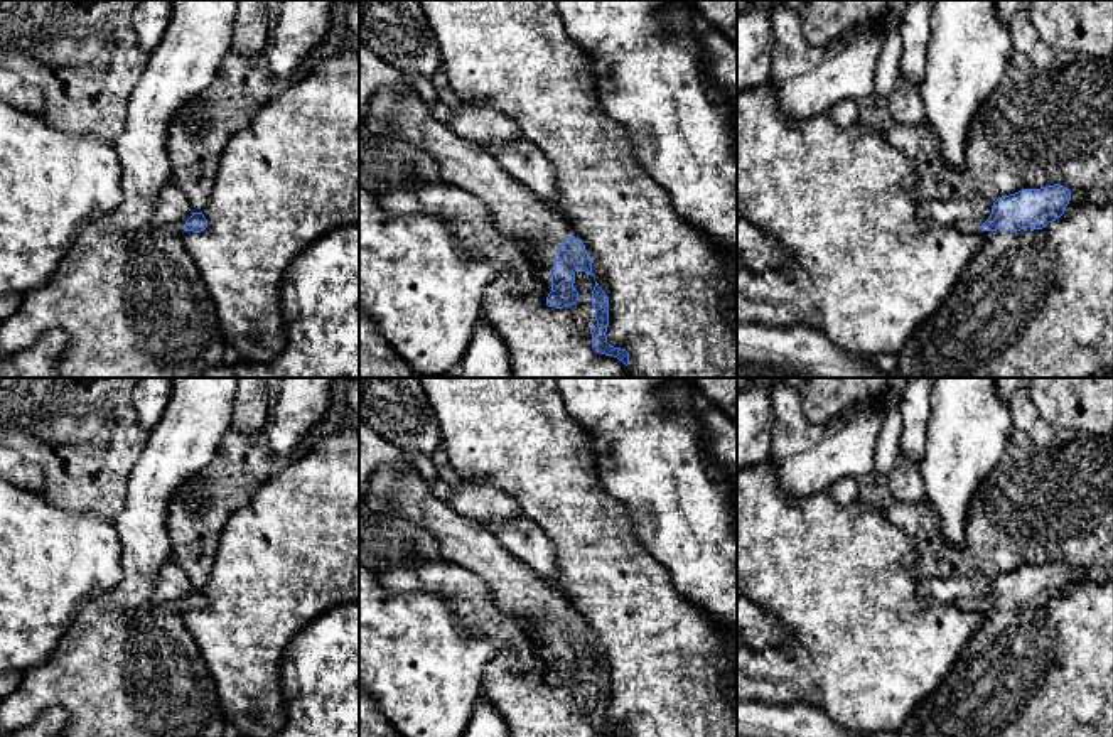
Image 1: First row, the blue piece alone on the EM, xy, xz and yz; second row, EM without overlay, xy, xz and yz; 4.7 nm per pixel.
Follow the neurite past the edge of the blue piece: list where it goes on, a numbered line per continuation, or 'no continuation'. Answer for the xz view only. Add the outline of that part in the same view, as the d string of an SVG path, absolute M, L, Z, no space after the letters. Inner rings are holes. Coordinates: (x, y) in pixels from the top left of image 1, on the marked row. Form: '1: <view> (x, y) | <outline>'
1: xz (516, 213) | M413 86L378 88L361 120L374 135L430 153L438 164L440 182L477 197L504 238L551 250L570 238L567 221L548 202L504 174L484 145L459 137L438 121Z

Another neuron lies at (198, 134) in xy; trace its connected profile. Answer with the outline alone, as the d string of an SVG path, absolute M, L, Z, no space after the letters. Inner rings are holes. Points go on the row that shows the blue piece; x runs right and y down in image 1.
M229 52L207 89L175 113L167 142L170 182L186 194L194 212L209 202L228 140L283 88L285 81L270 71L265 54Z

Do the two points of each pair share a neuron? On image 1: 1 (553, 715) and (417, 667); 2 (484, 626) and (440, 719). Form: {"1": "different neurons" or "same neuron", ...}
{"1": "different neurons", "2": "different neurons"}

